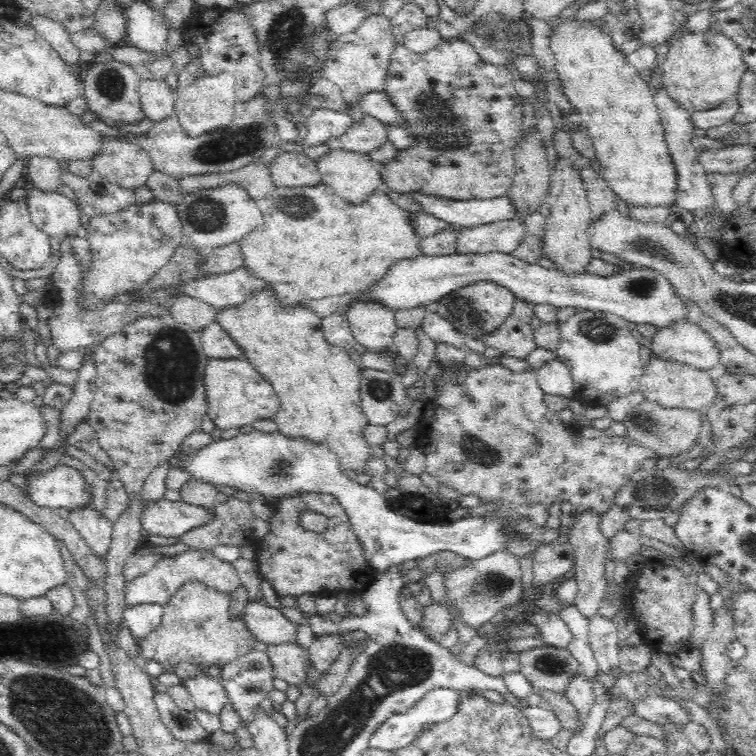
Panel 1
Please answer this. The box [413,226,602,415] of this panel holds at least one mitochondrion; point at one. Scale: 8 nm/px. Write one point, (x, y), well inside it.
(464, 310)

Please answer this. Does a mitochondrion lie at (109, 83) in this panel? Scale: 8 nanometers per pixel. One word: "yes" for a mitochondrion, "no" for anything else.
yes

